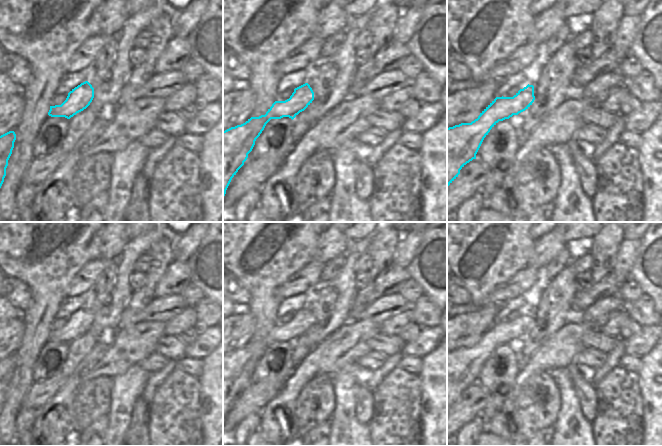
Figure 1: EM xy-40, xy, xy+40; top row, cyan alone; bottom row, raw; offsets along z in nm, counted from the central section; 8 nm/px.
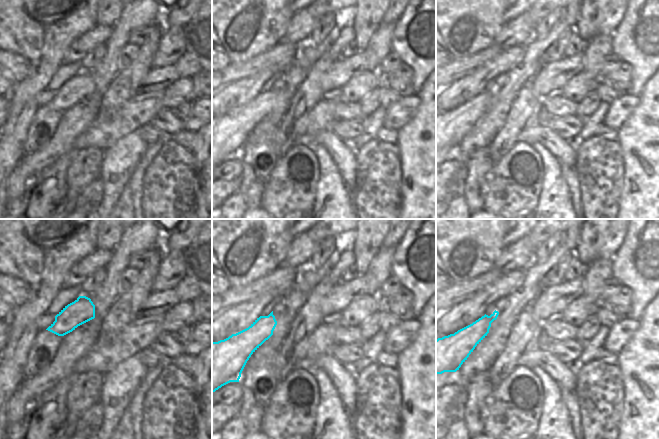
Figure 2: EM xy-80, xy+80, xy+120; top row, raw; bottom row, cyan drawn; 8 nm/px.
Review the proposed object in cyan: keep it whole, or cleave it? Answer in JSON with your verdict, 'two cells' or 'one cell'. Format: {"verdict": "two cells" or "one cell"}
{"verdict": "one cell"}

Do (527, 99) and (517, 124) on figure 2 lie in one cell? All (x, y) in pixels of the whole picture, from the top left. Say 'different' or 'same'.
same

